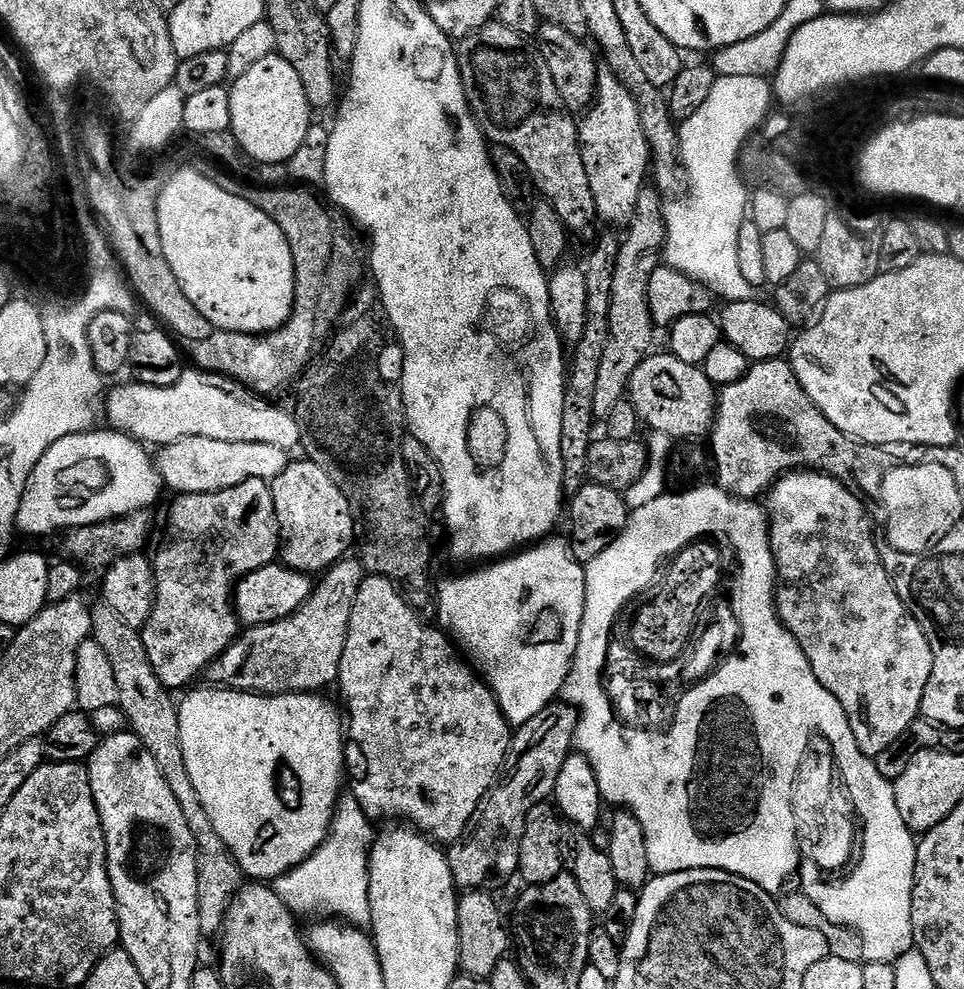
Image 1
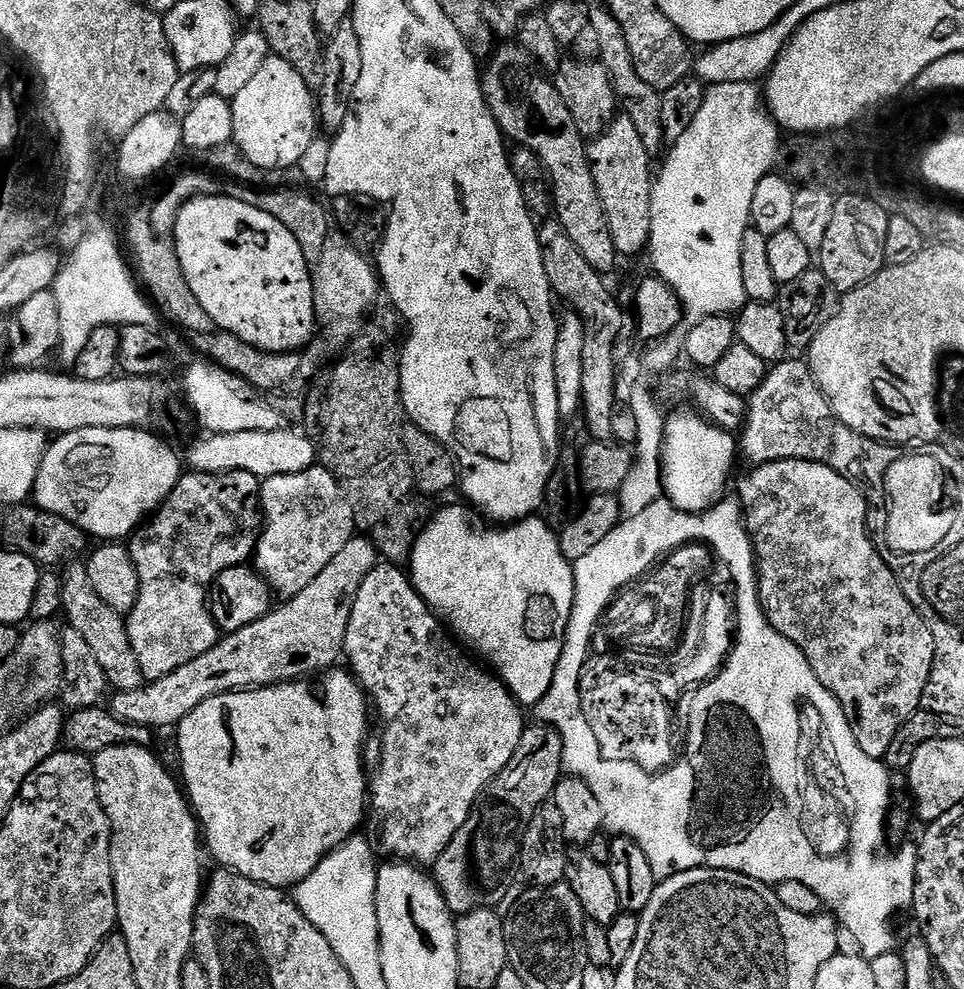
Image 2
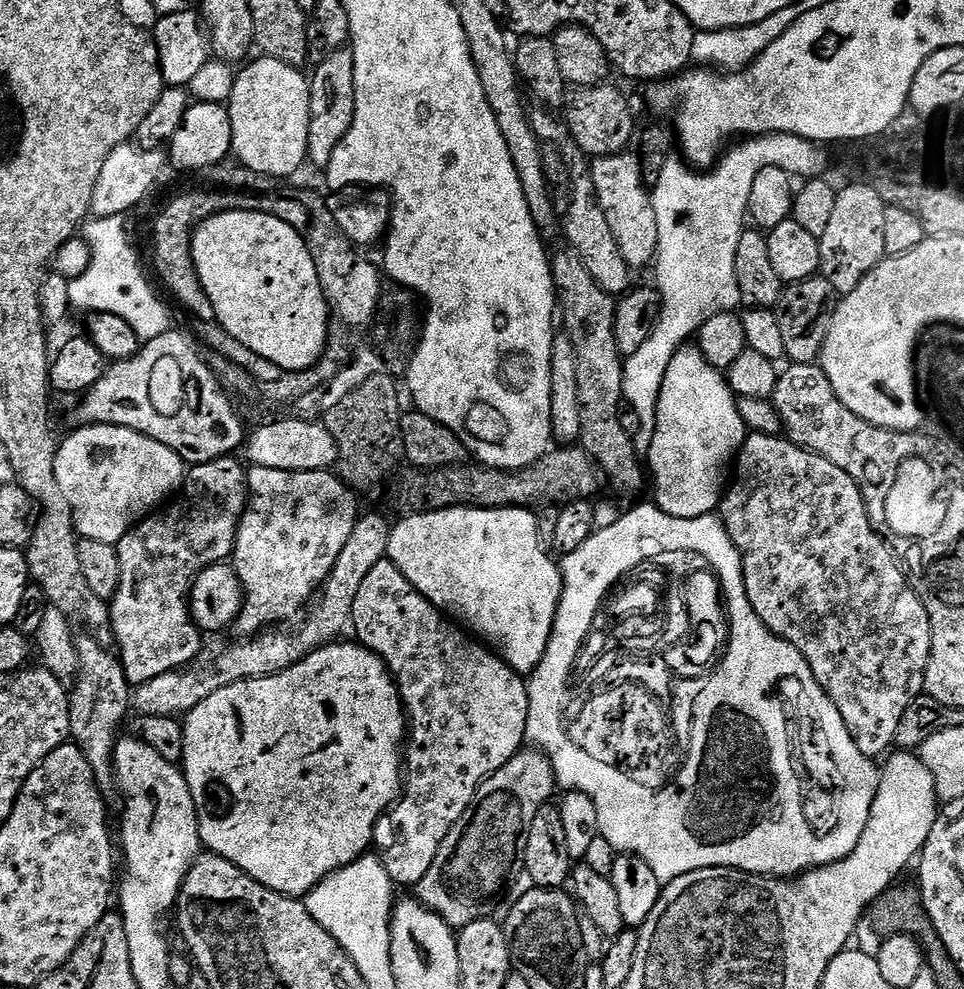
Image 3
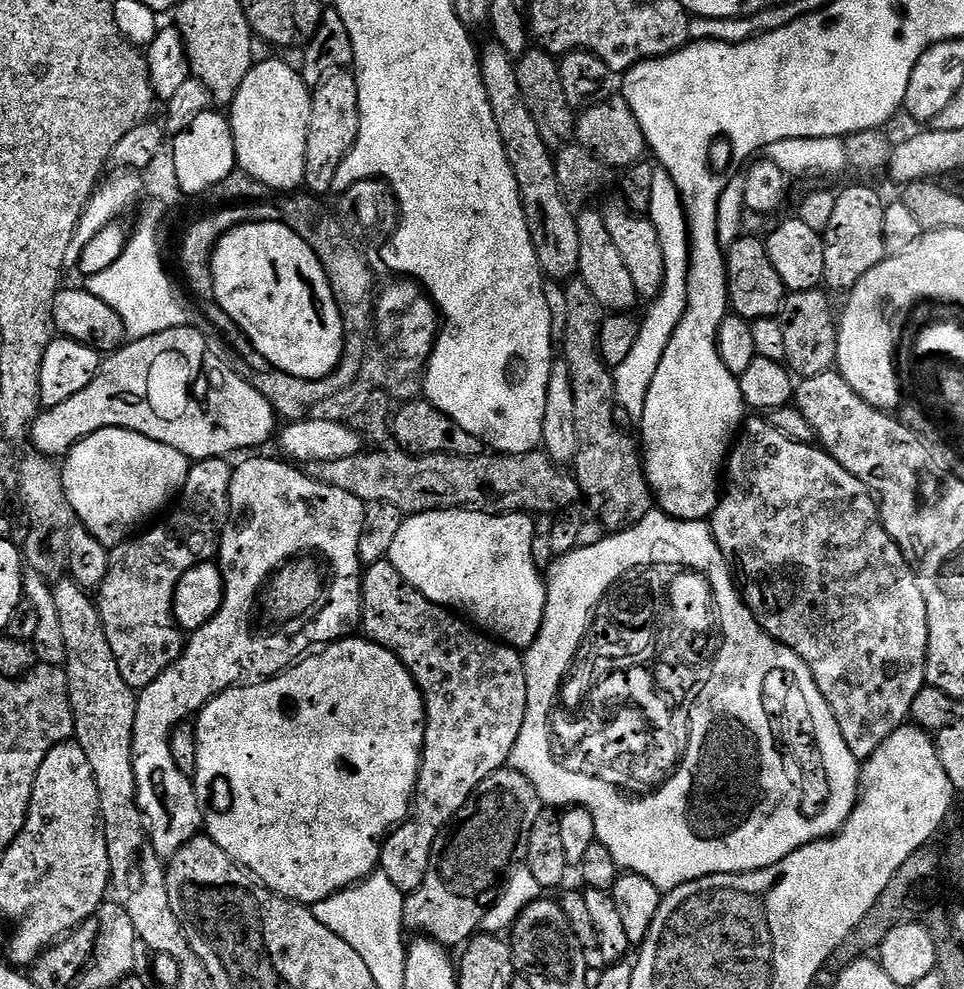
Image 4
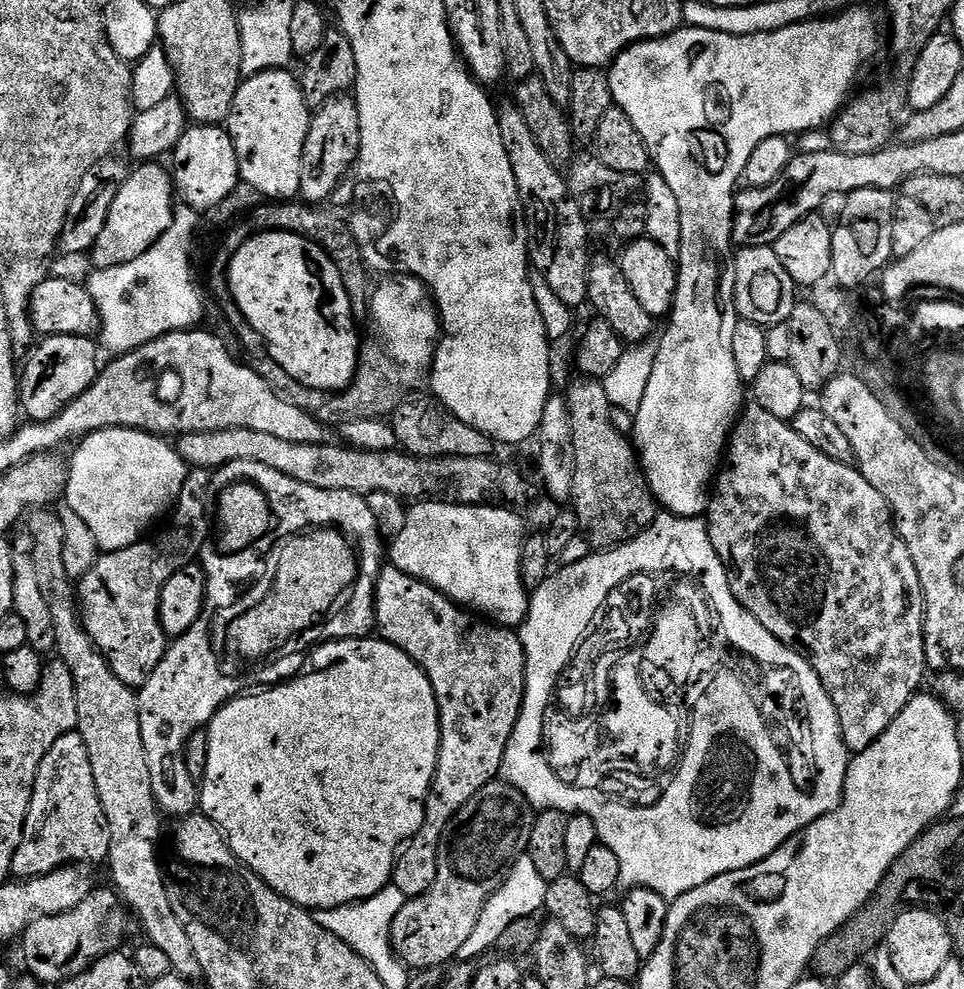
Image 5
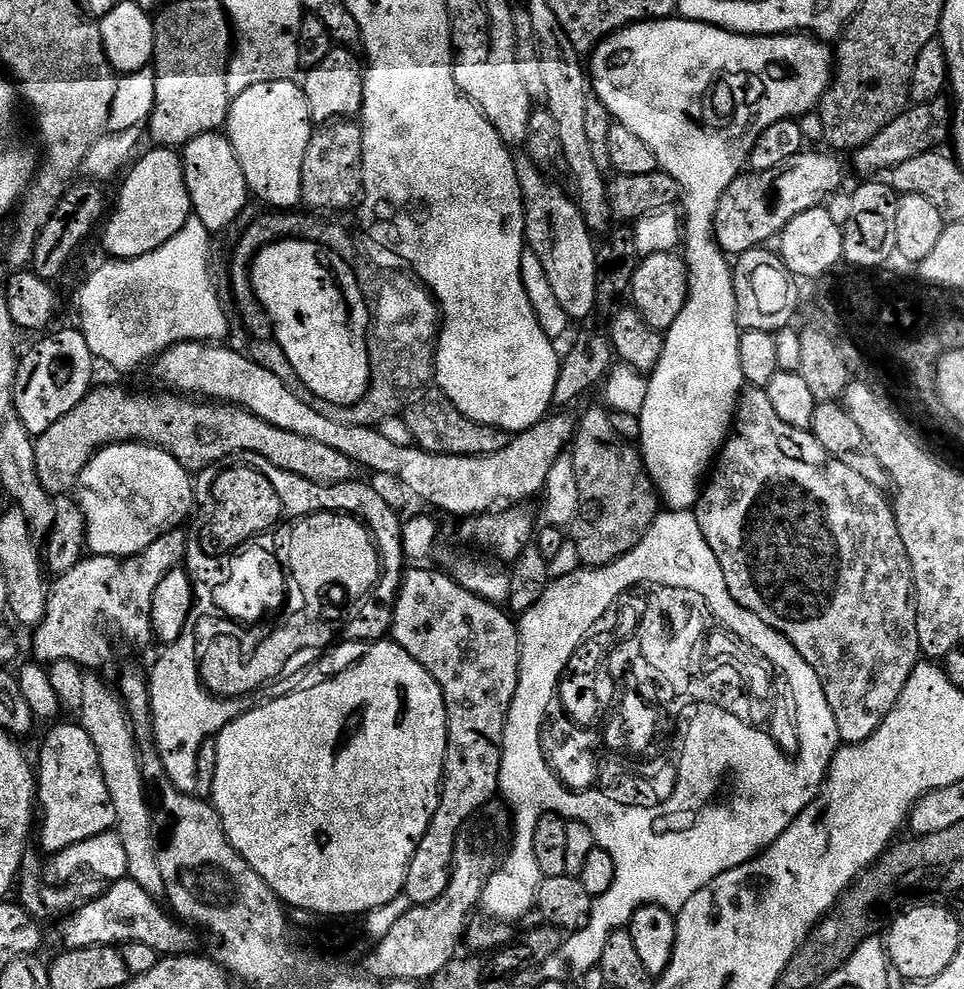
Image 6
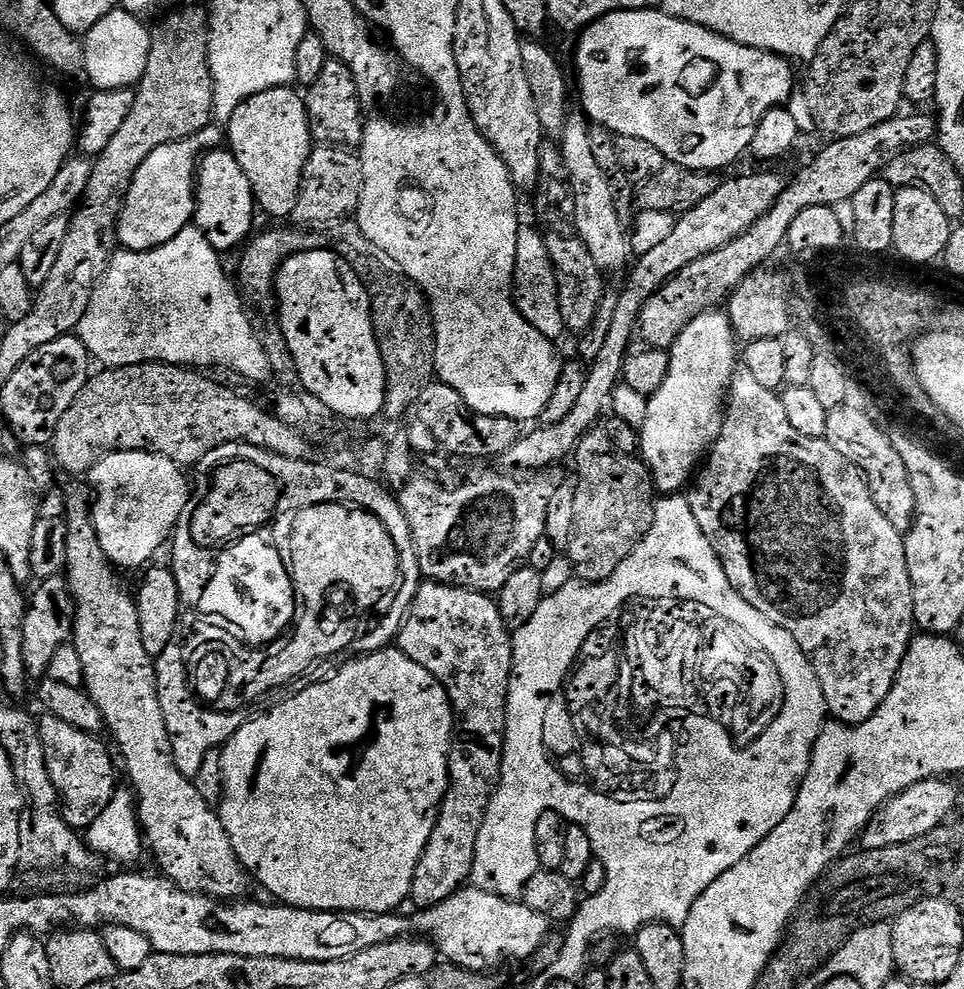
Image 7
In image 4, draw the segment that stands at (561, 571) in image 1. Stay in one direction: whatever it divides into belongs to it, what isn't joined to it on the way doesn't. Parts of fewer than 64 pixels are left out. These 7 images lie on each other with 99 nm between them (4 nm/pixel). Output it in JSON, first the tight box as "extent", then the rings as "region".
{"extent":[386,508,548,650],"region":[[[443,508],[437,512],[418,512],[404,519],[398,534],[394,534],[393,545],[390,546],[386,558],[396,567],[398,574],[402,574],[402,578],[406,578],[406,582],[410,582],[410,586],[414,586],[426,598],[430,598],[430,602],[440,604],[461,617],[467,618],[477,629],[483,630],[502,644],[508,644],[517,650],[527,650],[540,633],[540,627],[544,621],[546,590],[548,589],[541,569],[536,568],[534,558],[531,557],[531,542],[534,539],[535,524],[536,520],[531,515],[522,512],[497,514],[495,512],[478,512],[471,508]]]}

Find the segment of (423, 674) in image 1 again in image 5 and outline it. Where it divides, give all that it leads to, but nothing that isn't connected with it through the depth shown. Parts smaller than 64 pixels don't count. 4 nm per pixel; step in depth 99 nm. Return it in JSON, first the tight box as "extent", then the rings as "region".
{"extent":[375,566,524,900],"region":[[[391,566],[385,567],[380,577],[380,586],[376,598],[375,631],[378,633],[379,639],[385,640],[388,644],[398,646],[398,650],[406,653],[426,673],[430,678],[430,686],[434,686],[434,694],[436,695],[438,710],[440,711],[440,757],[436,767],[436,777],[432,780],[432,791],[429,792],[428,800],[424,804],[426,806],[426,818],[422,822],[418,834],[413,836],[404,845],[399,855],[397,855],[396,868],[392,871],[391,887],[402,890],[404,897],[413,900],[422,894],[426,894],[426,890],[430,890],[438,878],[438,850],[440,849],[440,839],[448,823],[458,814],[458,810],[462,810],[462,806],[466,806],[466,802],[470,802],[470,798],[474,798],[474,794],[478,794],[478,790],[482,790],[482,786],[492,783],[493,780],[501,775],[506,746],[514,734],[514,726],[518,722],[520,711],[524,705],[524,644],[513,629],[503,627],[495,622],[489,622],[487,619],[461,608],[449,596],[442,595],[434,586],[430,586],[426,582],[422,582],[418,578],[414,578],[410,574],[406,574],[402,570]]]}

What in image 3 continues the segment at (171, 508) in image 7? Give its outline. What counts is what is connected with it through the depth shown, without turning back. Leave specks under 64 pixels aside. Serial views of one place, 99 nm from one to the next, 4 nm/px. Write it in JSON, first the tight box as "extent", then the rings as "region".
{"extent":[54,424,185,544],"region":[[[113,424],[80,426],[75,430],[73,436],[59,441],[54,478],[62,498],[70,502],[76,531],[83,539],[116,544],[183,485],[185,462],[170,446]]]}

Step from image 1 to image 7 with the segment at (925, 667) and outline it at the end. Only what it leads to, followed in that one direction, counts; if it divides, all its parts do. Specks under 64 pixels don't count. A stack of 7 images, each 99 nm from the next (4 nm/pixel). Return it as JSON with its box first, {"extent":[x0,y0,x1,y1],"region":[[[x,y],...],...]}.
{"extent":[694,366,917,724],"region":[[[743,366],[737,367],[732,374],[732,380],[728,384],[728,395],[726,397],[726,407],[724,409],[724,421],[722,422],[722,430],[718,434],[718,438],[712,443],[711,449],[703,461],[702,467],[699,469],[698,475],[695,477],[696,496],[694,495],[695,513],[698,518],[698,526],[702,526],[702,534],[706,534],[706,538],[714,546],[716,556],[722,562],[722,570],[726,570],[726,578],[730,578],[730,586],[734,586],[734,590],[738,590],[738,594],[742,594],[742,598],[746,598],[746,602],[750,602],[750,606],[754,606],[754,610],[766,614],[766,618],[770,618],[770,622],[774,622],[774,626],[782,626],[782,630],[786,630],[794,638],[794,642],[798,642],[798,646],[806,654],[808,661],[812,663],[814,674],[818,678],[818,682],[822,686],[822,694],[824,701],[828,707],[828,716],[833,721],[842,724],[861,724],[872,717],[882,706],[882,702],[886,702],[886,694],[890,694],[890,690],[896,681],[898,670],[902,666],[902,662],[906,658],[906,650],[914,639],[914,633],[917,631],[916,619],[914,618],[914,594],[910,586],[910,570],[906,570],[906,550],[904,549],[904,536],[901,529],[894,526],[892,519],[888,517],[887,511],[882,507],[877,495],[872,491],[872,485],[868,483],[863,472],[852,463],[851,460],[842,458],[842,454],[838,454],[838,450],[834,450],[834,446],[828,444],[824,438],[806,438],[806,434],[798,434],[798,430],[794,430],[794,426],[790,426],[790,418],[786,418],[786,406],[783,399],[777,393],[766,390],[766,386],[761,386],[757,379],[750,374],[750,370]]]}

